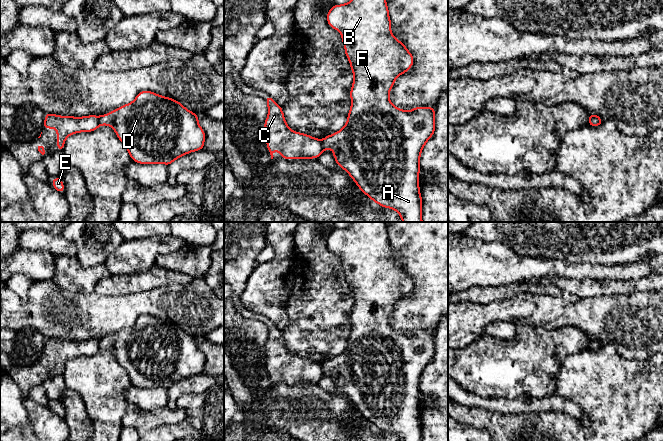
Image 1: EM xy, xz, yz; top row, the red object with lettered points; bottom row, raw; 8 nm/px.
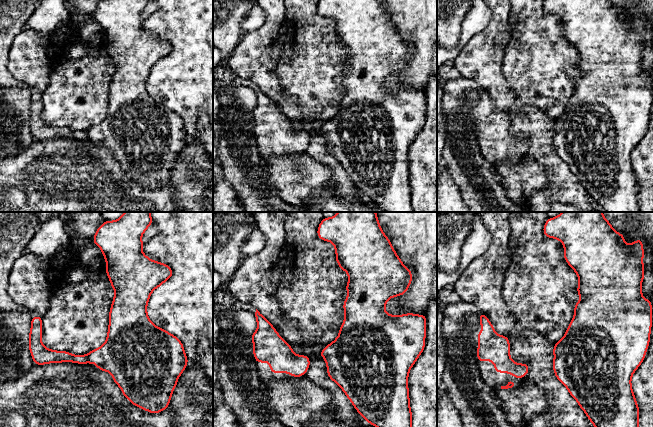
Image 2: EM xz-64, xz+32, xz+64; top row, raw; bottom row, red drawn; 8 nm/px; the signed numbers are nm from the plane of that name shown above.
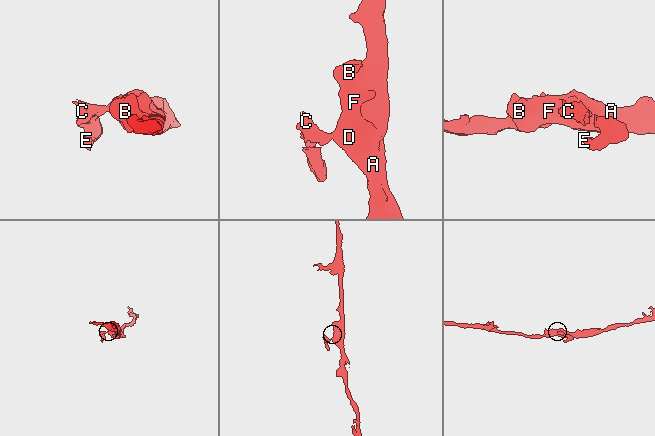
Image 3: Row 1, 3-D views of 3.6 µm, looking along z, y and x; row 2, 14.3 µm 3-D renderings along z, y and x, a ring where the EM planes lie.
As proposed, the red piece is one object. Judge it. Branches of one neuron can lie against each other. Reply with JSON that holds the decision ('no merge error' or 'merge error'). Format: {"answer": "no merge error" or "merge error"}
{"answer": "merge error"}

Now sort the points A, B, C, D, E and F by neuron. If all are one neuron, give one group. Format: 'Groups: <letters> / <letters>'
Groups: A B D F / C E

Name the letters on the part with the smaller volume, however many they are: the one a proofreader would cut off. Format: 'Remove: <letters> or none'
Remove: C, E

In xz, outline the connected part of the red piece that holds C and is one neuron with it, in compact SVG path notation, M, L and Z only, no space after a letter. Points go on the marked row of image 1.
M269 95L265 97L268 117L264 122L267 149L273 159L273 152L280 151L283 159L313 159L323 153L322 140L298 133L289 128L282 107Z

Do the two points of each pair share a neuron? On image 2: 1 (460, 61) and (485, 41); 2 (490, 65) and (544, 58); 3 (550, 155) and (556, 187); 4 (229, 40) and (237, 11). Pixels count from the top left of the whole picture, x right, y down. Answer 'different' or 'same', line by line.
1: same
2: different
3: same
4: same

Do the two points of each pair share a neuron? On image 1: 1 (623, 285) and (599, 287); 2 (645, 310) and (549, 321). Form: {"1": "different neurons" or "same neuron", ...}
{"1": "same neuron", "2": "same neuron"}

